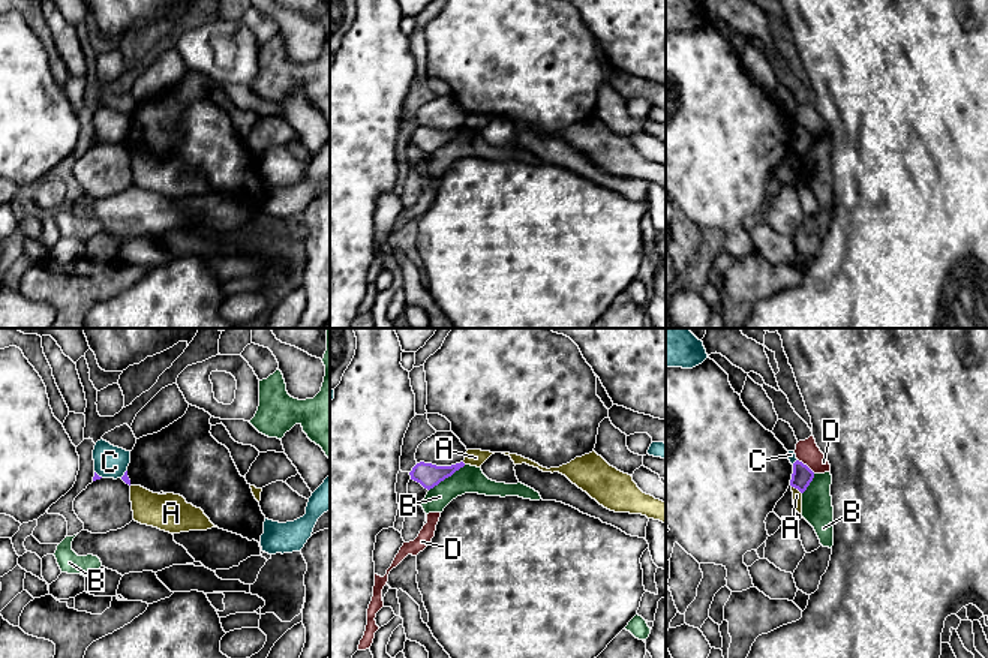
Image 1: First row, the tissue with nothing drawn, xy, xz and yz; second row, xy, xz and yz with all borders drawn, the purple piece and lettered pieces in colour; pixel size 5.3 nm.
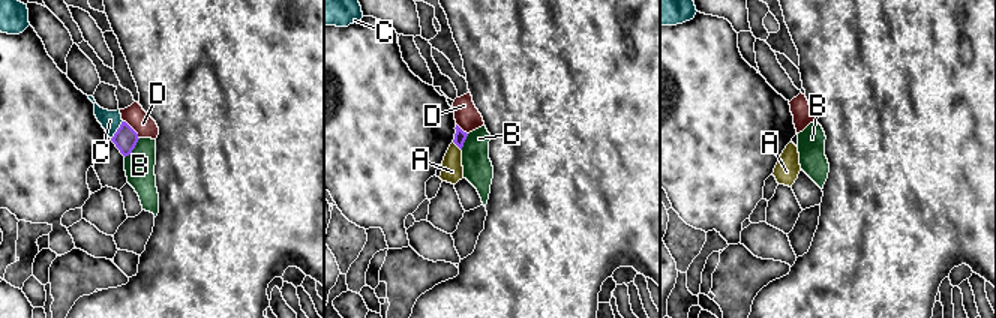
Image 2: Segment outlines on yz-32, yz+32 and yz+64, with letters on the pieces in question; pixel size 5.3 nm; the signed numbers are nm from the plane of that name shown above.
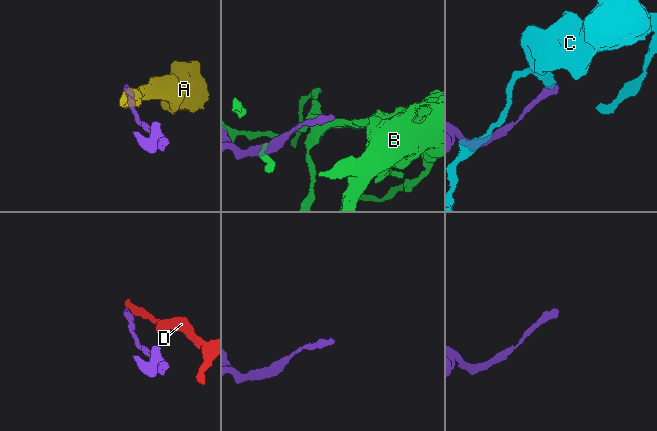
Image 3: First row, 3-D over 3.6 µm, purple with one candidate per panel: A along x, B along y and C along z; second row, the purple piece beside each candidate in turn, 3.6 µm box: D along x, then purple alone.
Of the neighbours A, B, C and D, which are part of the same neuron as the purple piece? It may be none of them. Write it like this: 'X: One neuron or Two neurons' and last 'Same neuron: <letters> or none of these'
A: Two neurons
B: Two neurons
C: Two neurons
D: Two neurons
Same neuron: none of these

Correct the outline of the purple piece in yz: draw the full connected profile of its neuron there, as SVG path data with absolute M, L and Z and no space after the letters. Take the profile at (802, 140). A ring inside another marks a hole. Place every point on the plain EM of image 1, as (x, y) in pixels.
M799 124L793 127L793 138L790 144L792 151L804 157L810 150L810 147L813 145L813 142L814 142L814 136L807 129L804 129Z

